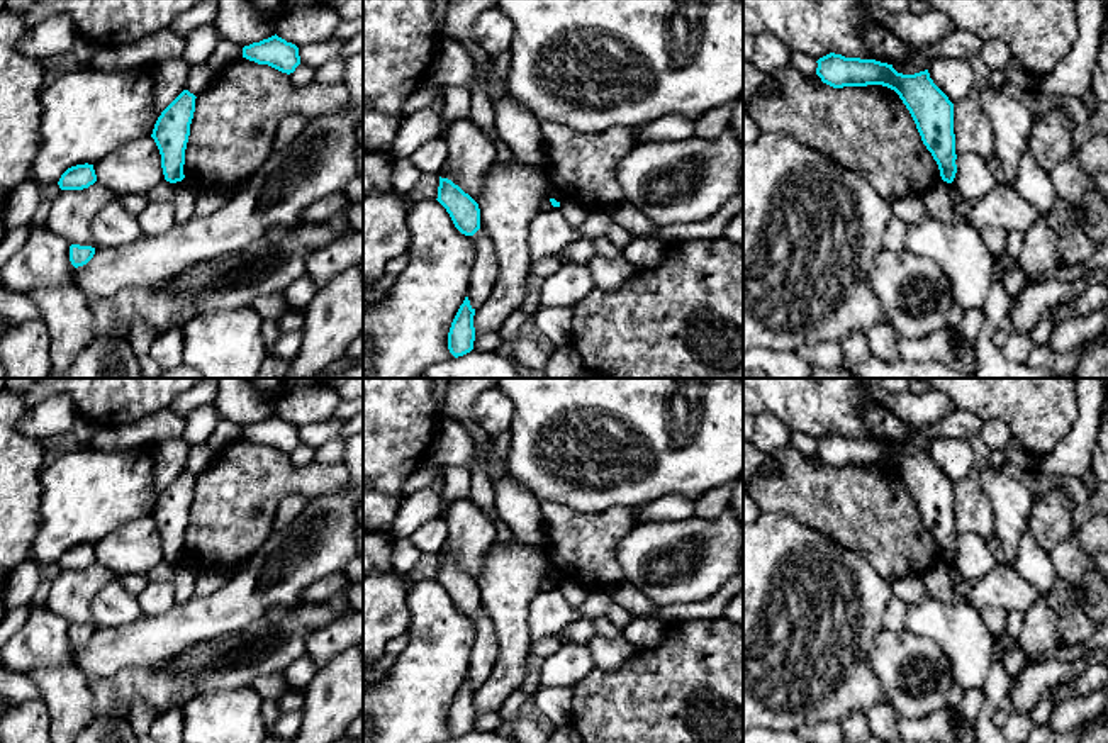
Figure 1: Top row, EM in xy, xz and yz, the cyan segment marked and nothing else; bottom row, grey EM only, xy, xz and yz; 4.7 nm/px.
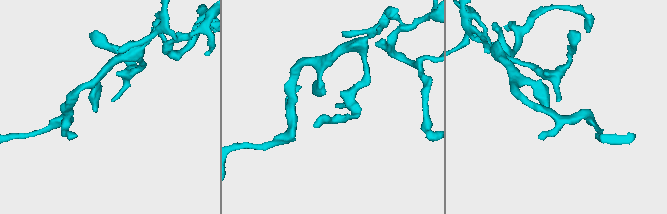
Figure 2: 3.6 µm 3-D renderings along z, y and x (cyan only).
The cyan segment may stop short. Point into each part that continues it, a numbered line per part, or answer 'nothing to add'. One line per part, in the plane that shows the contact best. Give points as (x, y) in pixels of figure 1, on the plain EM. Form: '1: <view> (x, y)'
nothing to add

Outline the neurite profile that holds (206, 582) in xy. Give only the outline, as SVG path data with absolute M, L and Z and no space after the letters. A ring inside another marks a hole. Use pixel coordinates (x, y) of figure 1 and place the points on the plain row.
M195 572L195 595L205 597L229 582L231 573L224 572Z

